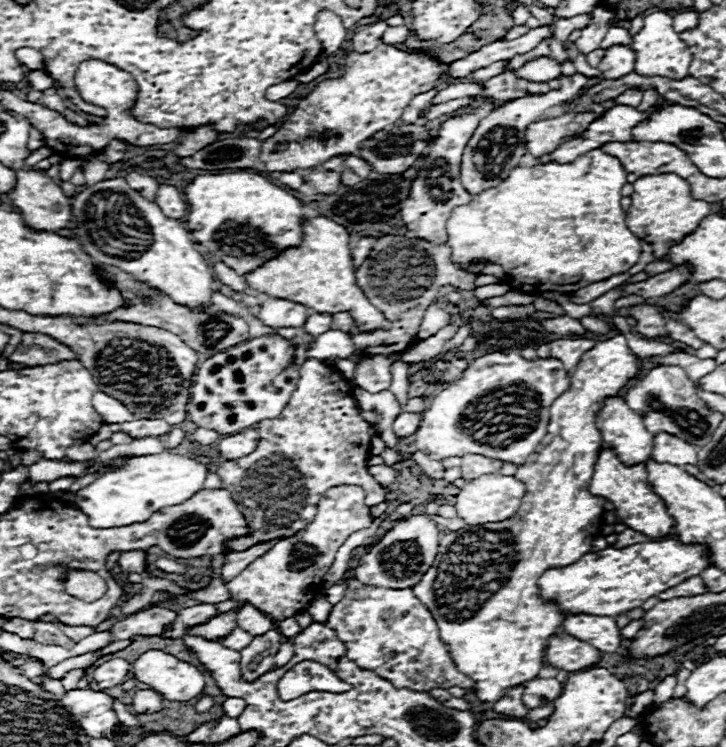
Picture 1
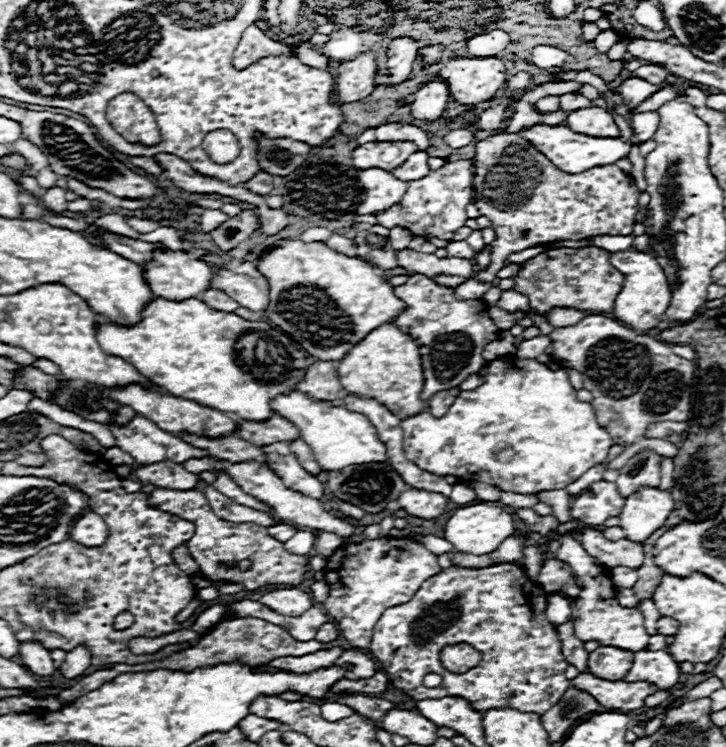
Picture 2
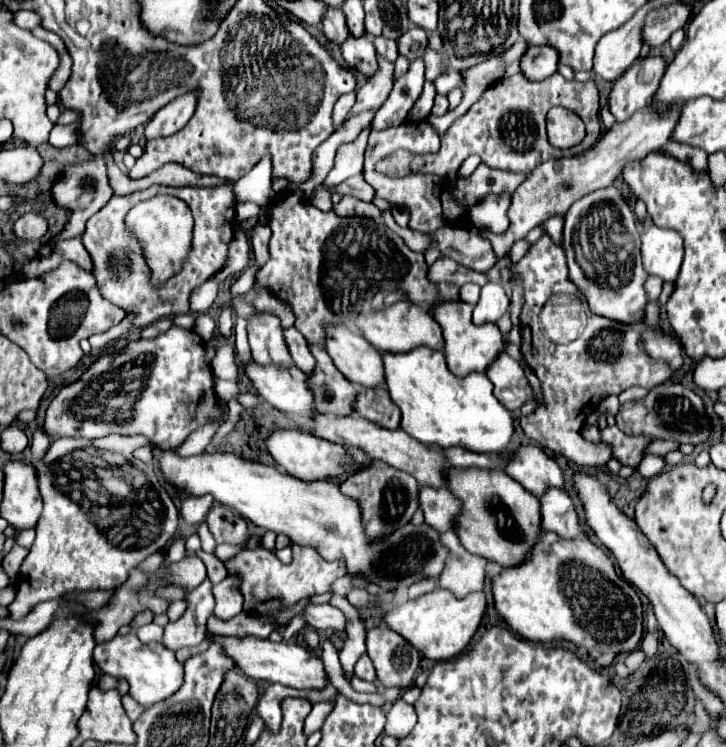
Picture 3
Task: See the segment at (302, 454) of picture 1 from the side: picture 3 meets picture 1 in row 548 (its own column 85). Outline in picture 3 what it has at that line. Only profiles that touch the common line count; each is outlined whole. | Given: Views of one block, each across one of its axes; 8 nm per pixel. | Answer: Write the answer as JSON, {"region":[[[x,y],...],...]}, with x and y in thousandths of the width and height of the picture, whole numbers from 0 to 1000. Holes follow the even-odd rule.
{"region":[[[320,246],[298,249],[298,252],[207,249],[204,254],[182,257],[176,262],[154,262],[149,273],[124,292],[116,308],[116,329],[121,332],[129,348],[127,367],[132,369],[138,394],[143,394],[143,399],[152,402],[154,407],[163,407],[171,415],[190,420],[185,428],[185,442],[198,439],[223,423],[262,418],[264,388],[281,380],[292,367],[306,361],[311,351],[314,327],[322,316],[322,284],[325,284],[325,268],[320,260]],[[215,260],[237,260],[242,265],[251,265],[267,286],[267,332],[259,343],[259,351],[253,351],[251,364],[237,375],[231,375],[223,386],[209,386],[204,380],[204,356],[193,337],[196,332],[190,324],[182,324],[182,316],[174,311],[174,303],[171,303],[174,284],[190,270],[204,268]]]}

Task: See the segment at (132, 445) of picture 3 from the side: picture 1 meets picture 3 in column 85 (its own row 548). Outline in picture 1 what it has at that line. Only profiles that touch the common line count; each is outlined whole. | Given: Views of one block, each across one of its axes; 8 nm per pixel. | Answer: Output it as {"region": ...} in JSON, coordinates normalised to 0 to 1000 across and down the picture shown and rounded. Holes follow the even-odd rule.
{"region":[[[848,447],[835,458],[824,458],[815,469],[810,469],[785,506],[785,522],[780,522],[780,527],[766,533],[758,544],[755,581],[747,589],[747,602],[716,621],[708,635],[725,651],[725,664],[719,667],[713,685],[697,699],[642,704],[631,712],[612,715],[598,758],[581,771],[581,779],[570,784],[570,795],[598,822],[606,854],[614,865],[620,865],[625,889],[636,902],[645,902],[656,913],[653,926],[667,940],[683,940],[697,921],[733,910],[749,892],[755,854],[774,835],[774,822],[763,806],[749,806],[744,801],[741,774],[758,760],[777,760],[799,750],[813,739],[815,723],[826,718],[824,710],[832,699],[829,688],[835,669],[810,659],[818,618],[829,600],[824,592],[821,552],[826,549],[832,530],[851,527],[854,519],[876,503],[882,490],[882,482],[868,471],[857,447]]]}

